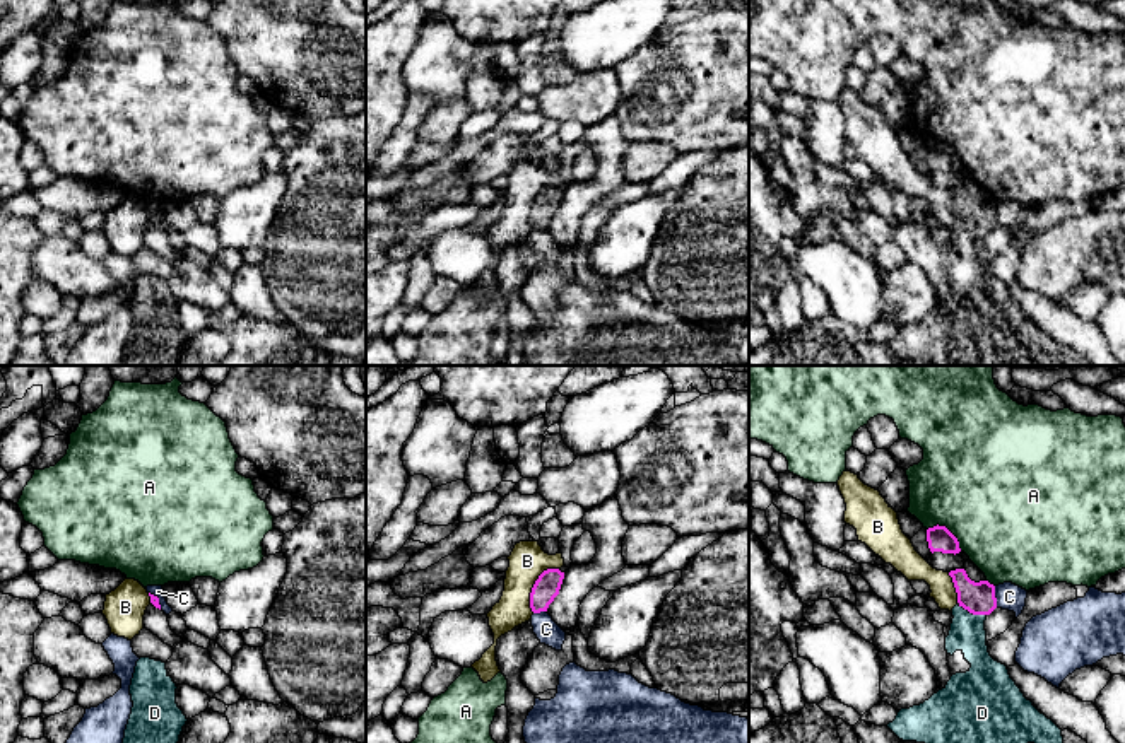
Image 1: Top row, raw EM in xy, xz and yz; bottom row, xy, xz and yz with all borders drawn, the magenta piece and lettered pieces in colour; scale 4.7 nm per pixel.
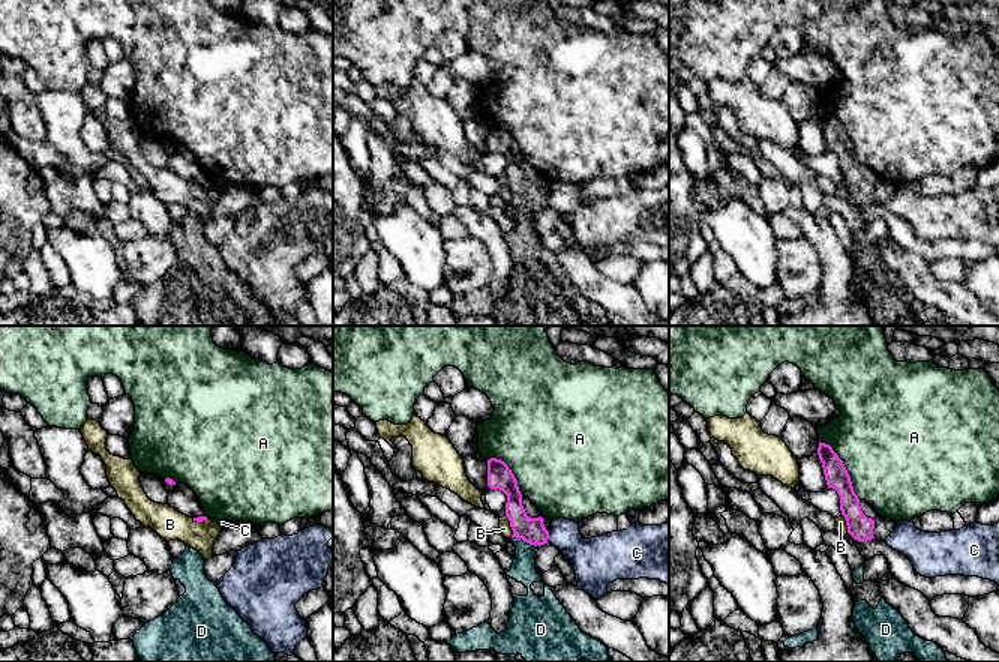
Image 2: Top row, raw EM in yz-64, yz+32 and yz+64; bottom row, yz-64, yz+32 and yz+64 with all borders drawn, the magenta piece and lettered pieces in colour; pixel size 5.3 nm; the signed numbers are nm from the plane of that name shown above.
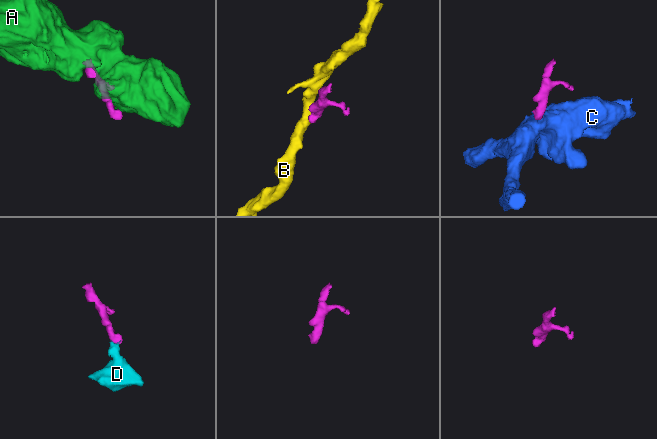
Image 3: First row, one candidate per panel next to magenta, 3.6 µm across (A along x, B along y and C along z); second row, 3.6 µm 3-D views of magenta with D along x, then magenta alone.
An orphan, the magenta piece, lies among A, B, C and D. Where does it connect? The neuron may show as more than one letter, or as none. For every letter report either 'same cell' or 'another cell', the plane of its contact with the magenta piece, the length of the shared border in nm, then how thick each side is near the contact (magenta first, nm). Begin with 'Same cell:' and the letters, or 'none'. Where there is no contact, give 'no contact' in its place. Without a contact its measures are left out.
Same cell: D
A: another cell | yz | 200 nm | 120/500 nm
B: another cell | xz | 240 nm | 120/170 nm
C: another cell | yz | 110 nm | 160/130 nm
D: same cell | yz | 150 nm | 160/170 nm

